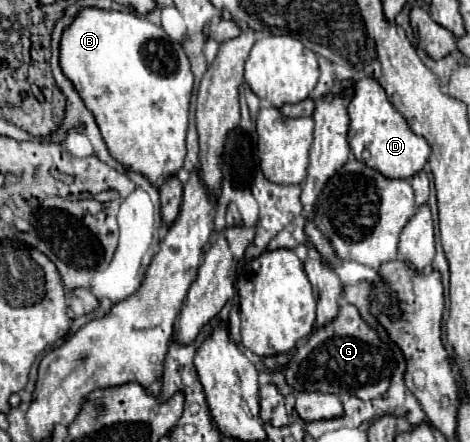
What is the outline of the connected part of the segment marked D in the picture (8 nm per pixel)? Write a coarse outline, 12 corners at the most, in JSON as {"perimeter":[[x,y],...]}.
{"perimeter":[[364,77],[348,101],[348,143],[388,179],[410,179],[426,139]]}

